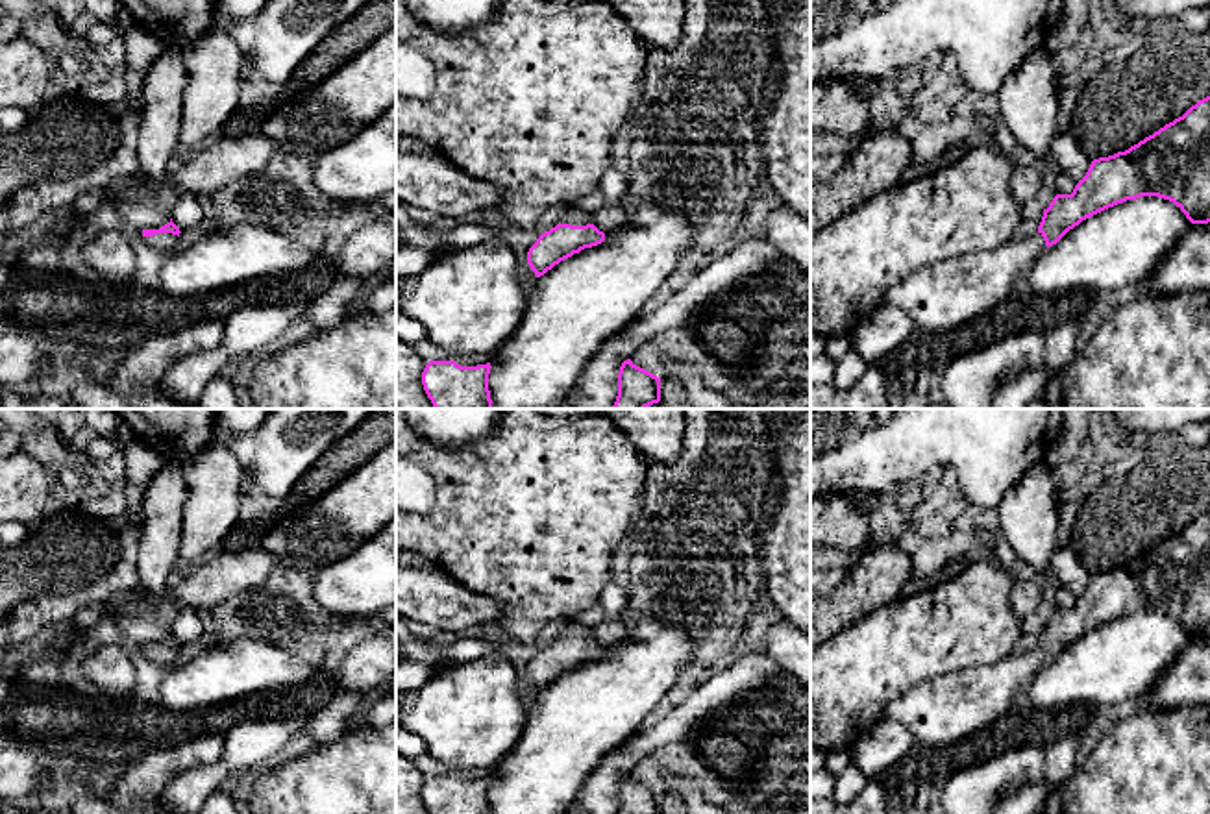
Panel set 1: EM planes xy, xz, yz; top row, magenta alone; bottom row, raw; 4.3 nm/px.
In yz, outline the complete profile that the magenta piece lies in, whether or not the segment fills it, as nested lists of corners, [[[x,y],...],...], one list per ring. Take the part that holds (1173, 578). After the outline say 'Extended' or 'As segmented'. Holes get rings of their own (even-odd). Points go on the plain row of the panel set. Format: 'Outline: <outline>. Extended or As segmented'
Outline: [[[1210,511],[1129,564],[1093,574],[1071,609],[1053,612],[1043,623],[1038,644],[1029,651],[920,683],[890,701],[883,718],[903,723],[916,740],[929,747],[949,746],[1003,720],[1014,709],[1014,697],[1023,692],[1038,670],[1082,635],[1142,610],[1173,616],[1191,638],[1210,636]]]. Extended

